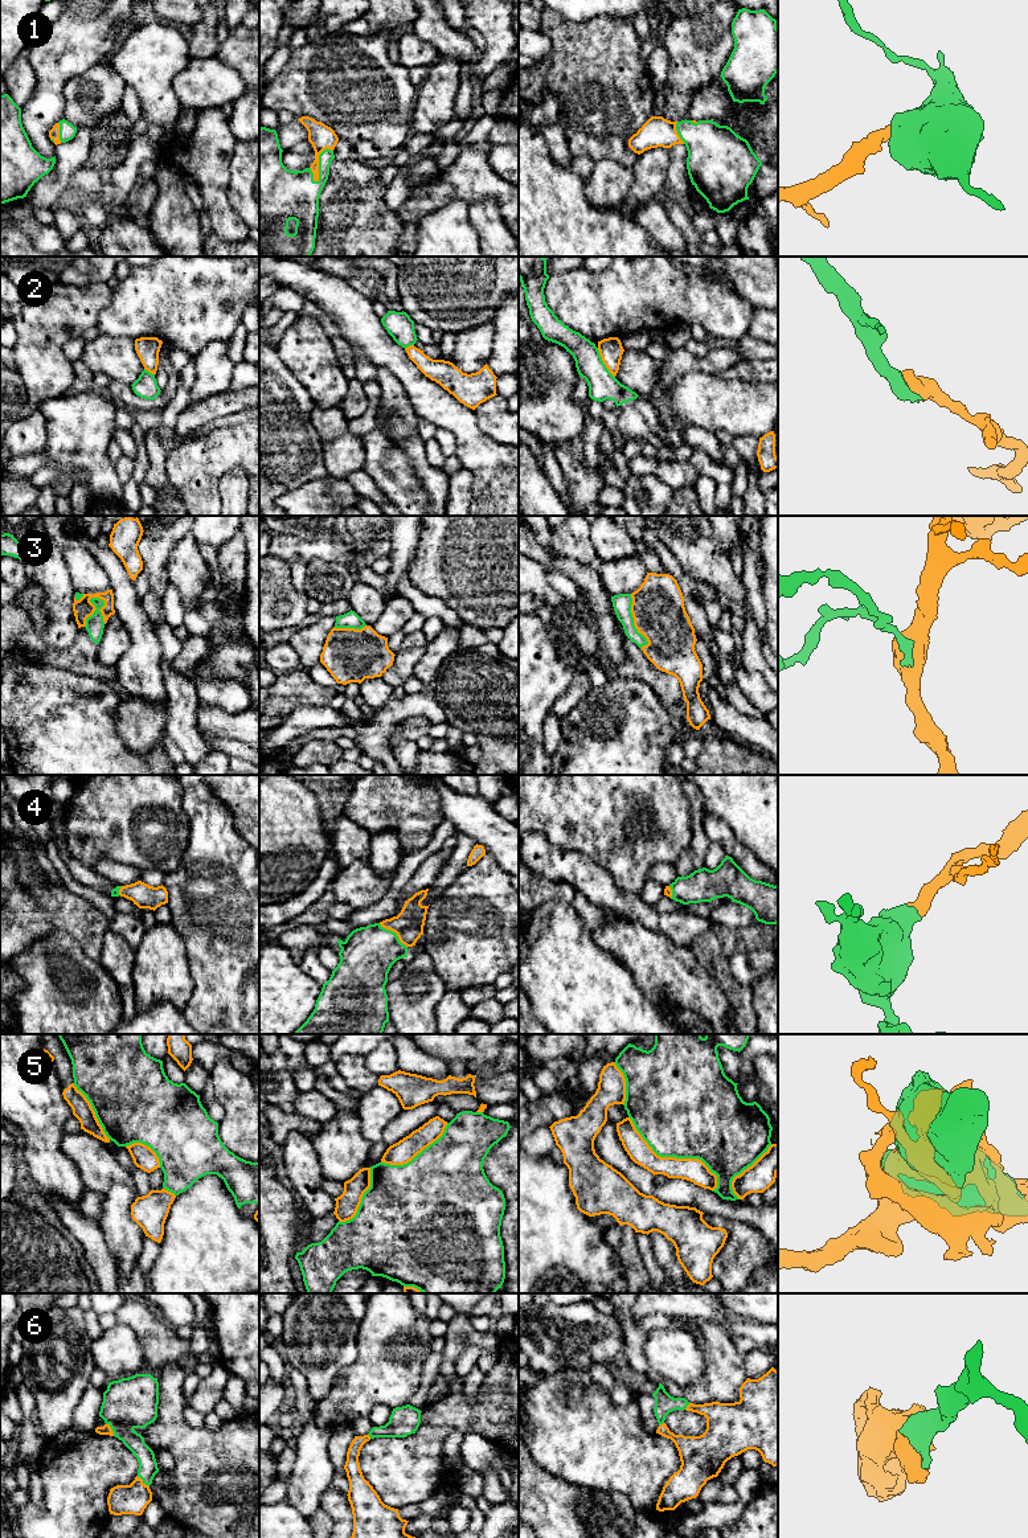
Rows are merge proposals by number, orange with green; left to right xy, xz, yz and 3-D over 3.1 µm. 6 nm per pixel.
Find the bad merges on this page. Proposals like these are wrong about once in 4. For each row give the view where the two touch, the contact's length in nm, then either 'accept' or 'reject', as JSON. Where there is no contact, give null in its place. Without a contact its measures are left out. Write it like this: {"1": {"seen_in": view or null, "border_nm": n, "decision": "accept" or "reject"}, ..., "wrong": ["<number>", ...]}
{"1": {"seen_in": "xz", "border_nm": 240, "decision": "accept"}, "2": {"seen_in": "yz", "border_nm": 220, "decision": "reject"}, "3": {"seen_in": "xy", "border_nm": 200, "decision": "accept"}, "4": {"seen_in": "xz", "border_nm": 220, "decision": "accept"}, "5": {"seen_in": "yz", "border_nm": 700, "decision": "reject"}, "6": {"seen_in": "xy", "border_nm": 90, "decision": "accept"}, "wrong": ["2", "5"]}

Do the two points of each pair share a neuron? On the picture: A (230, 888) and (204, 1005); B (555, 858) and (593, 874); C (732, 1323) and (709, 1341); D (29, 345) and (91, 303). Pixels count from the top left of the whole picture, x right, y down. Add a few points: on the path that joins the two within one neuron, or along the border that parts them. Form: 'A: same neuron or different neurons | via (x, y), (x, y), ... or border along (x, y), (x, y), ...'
A: same neuron | via (230, 917), (230, 976)
B: same neuron | via (564, 865), (572, 866), (584, 874)
C: different neurons | border along (693, 1319), (716, 1321), (732, 1340)
D: same neuron | via (45, 329), (62, 312), (76, 310)

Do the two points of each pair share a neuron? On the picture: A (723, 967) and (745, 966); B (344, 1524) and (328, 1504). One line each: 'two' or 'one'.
A: two
B: one

